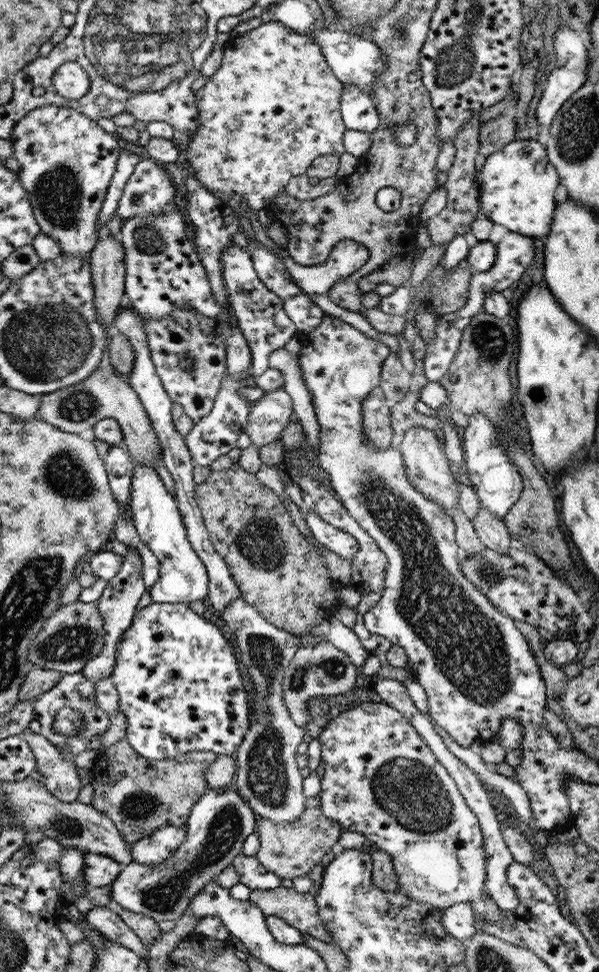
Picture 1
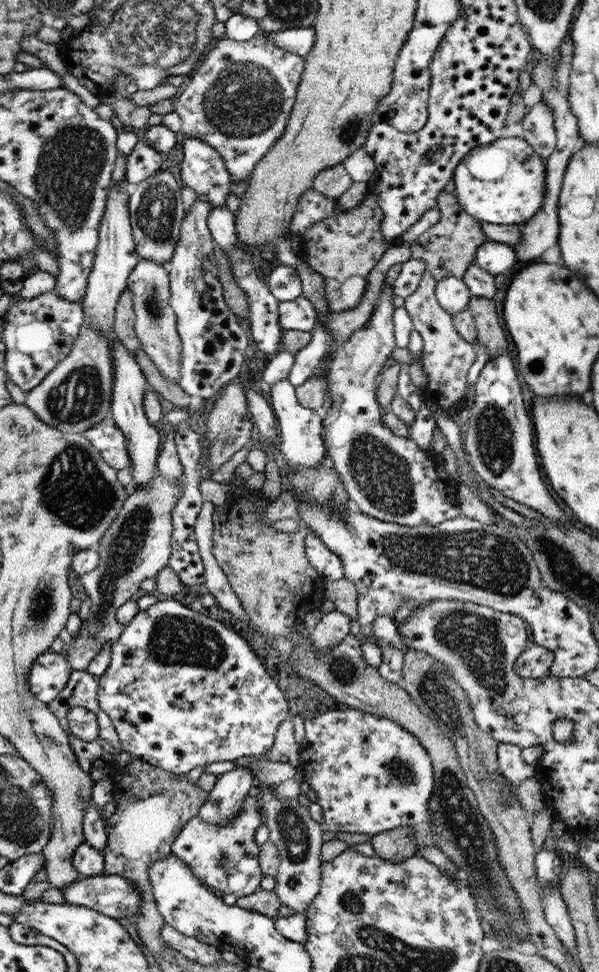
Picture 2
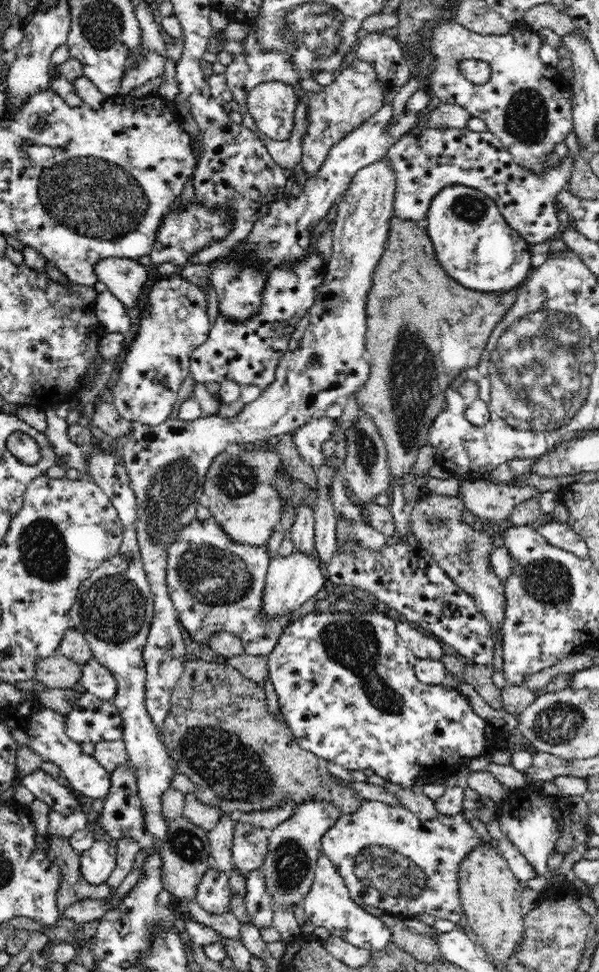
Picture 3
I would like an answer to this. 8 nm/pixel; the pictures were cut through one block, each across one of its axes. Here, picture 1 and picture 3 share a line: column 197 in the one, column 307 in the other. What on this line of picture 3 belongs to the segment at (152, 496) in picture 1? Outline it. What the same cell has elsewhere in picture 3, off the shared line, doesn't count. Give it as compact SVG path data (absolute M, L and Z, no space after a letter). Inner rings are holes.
M294 548L288 556L271 557L264 584L263 608L271 615L286 614L300 608L312 596L321 596L329 588L324 565L319 557Z

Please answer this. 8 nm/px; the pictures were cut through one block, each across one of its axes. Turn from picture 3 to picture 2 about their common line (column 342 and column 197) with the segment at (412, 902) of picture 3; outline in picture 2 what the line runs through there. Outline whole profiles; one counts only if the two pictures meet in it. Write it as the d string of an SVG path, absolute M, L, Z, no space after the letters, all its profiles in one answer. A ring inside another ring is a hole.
M251 793L244 810L232 824L214 825L202 821L199 815L192 819L178 832L172 854L180 860L186 861L199 881L203 882L210 890L220 895L235 894L237 897L252 895L258 890L262 880L262 866L259 864L258 842L255 841L255 833L263 826L263 812L255 793Z

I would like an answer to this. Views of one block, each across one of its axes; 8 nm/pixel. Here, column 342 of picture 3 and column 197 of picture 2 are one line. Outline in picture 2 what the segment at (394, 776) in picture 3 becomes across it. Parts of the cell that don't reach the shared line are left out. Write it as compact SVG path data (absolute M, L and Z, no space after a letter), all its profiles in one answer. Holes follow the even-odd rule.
M163 599L156 601L150 608L139 613L123 628L118 639L113 642L110 666L104 675L98 678L99 687L97 699L99 707L111 718L117 735L121 740L123 752L129 752L132 756L146 761L152 767L170 772L171 774L187 775L191 770L199 766L207 766L212 762L232 762L243 756L262 756L272 750L276 728L283 720L288 718L289 700L282 698L282 690L276 686L276 682L262 666L260 658L252 652L252 648L246 644L246 640L236 634L230 627L216 622L210 615L202 615L196 606L186 606L175 599Z

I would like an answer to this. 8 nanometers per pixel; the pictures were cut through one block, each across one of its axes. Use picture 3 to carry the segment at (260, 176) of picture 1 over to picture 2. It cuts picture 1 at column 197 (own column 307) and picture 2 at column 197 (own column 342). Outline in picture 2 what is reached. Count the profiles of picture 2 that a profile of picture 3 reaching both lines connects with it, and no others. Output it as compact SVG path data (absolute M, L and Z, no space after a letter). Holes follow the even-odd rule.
M261 31L254 38L238 42L237 40L230 39L218 39L214 44L206 51L206 54L202 57L198 66L187 77L187 82L184 84L181 91L178 93L174 100L173 111L180 115L182 126L178 134L182 134L186 137L194 137L204 142L207 142L213 149L217 150L221 159L224 159L228 172L231 174L231 182L233 189L241 190L246 183L250 182L252 172L254 168L260 163L260 160L264 159L267 152L282 138L284 132L286 132L289 116L291 114L292 107L295 106L295 100L299 92L299 84L302 80L302 74L306 68L305 57L298 56L296 53L288 52L282 46L275 44L274 41L267 38L266 33Z

